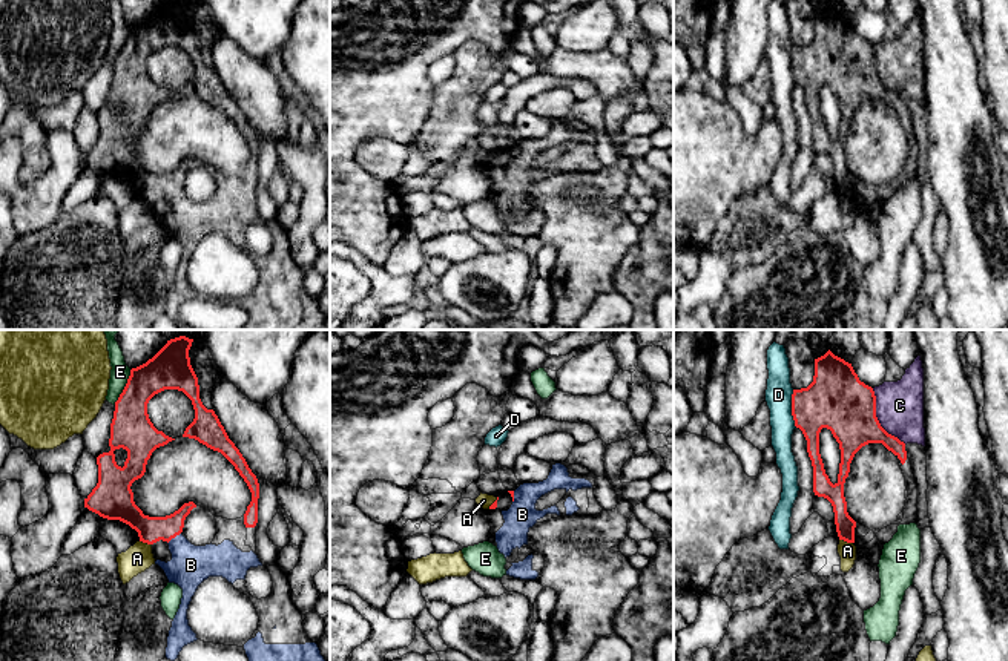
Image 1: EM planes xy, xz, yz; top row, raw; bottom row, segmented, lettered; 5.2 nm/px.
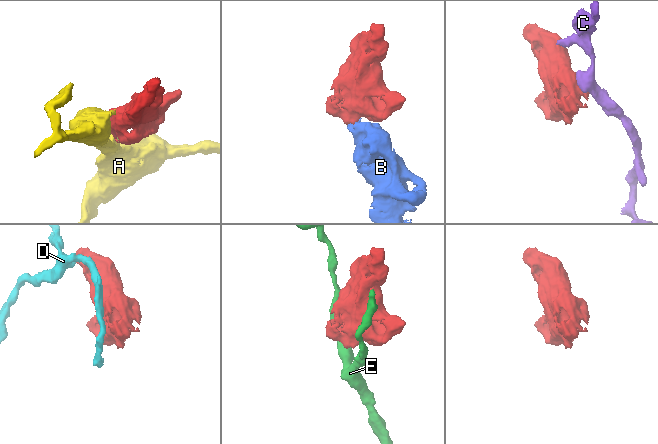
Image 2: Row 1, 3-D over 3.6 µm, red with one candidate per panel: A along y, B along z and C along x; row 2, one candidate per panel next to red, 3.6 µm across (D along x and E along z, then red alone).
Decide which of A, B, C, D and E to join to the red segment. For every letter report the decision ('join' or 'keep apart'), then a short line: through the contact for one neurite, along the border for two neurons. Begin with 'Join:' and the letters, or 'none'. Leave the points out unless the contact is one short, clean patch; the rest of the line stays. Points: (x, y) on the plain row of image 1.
Join: B
A: keep apart; line yz (840, 195), (852, 200)
B: join; line xy (151, 186), (166, 186), (174, 194), (191, 221)
C: keep apart; line yz (872, 45), (878, 78), (905, 100)
D: keep apart
E: keep apart

